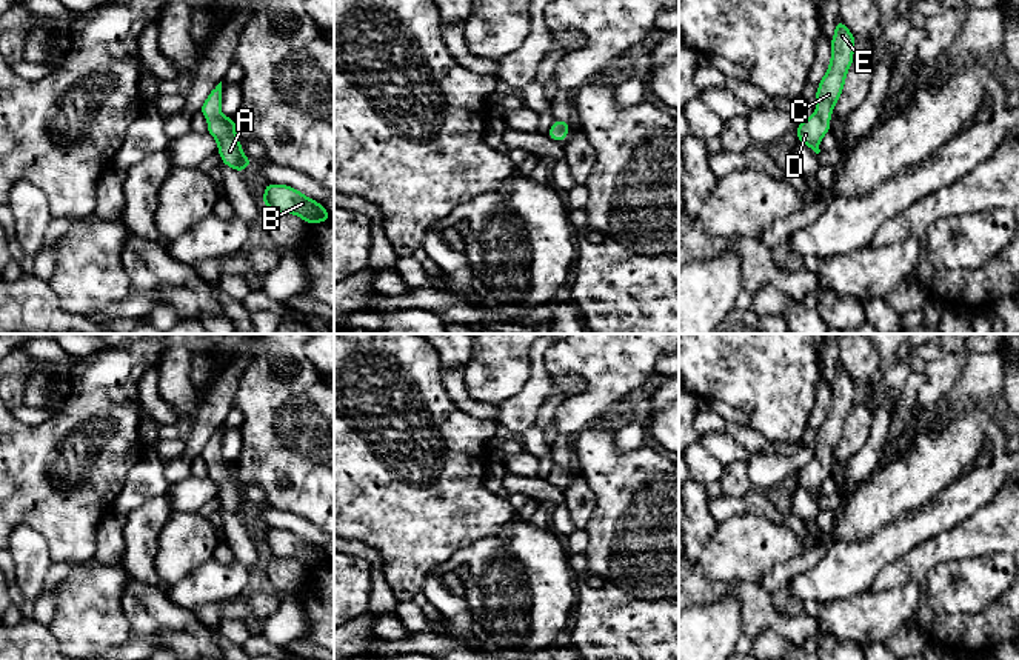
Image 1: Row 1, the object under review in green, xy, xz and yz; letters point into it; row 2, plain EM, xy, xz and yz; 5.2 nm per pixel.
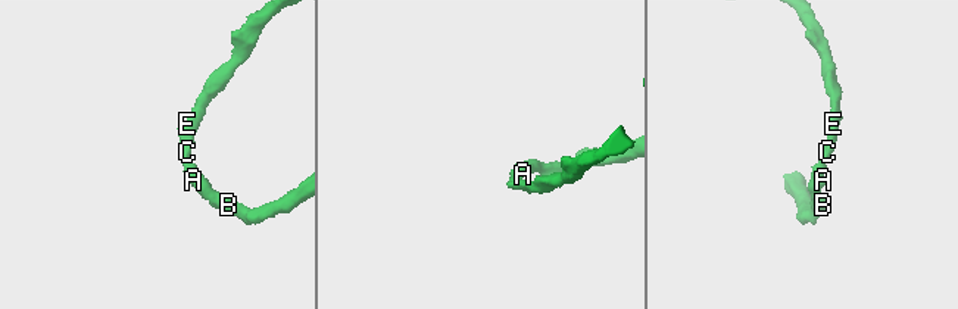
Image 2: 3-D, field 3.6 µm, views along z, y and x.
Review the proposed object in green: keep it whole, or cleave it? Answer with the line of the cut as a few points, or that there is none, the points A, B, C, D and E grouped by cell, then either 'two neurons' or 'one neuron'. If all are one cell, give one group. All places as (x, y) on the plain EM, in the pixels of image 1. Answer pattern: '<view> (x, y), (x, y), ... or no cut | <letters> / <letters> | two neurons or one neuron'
no cut | A B C D E | one neuron

